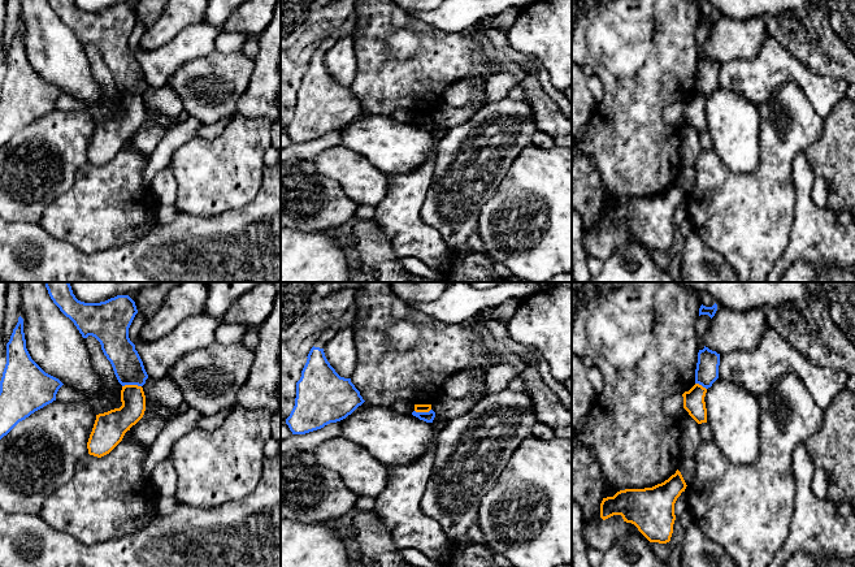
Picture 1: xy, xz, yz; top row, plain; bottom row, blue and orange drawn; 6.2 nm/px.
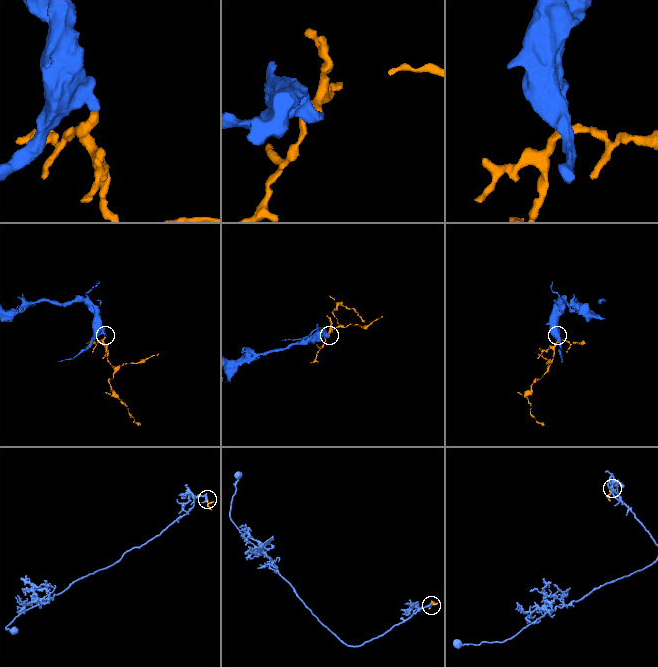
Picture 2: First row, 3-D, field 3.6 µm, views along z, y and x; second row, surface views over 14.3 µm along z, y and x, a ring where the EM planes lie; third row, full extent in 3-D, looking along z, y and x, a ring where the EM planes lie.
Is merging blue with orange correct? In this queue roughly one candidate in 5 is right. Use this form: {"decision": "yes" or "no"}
{"decision": "no"}

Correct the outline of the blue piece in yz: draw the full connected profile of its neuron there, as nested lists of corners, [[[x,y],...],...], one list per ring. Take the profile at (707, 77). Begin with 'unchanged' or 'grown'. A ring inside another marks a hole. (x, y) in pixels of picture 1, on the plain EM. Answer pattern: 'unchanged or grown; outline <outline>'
unchanged; outline [[[704,55],[698,61],[695,92],[708,98],[719,87],[720,62]]]

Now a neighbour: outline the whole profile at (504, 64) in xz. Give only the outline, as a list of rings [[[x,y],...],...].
[[[478,23],[472,25],[460,34],[476,40],[481,46],[483,53],[498,64],[496,69],[487,74],[477,74],[464,78],[463,81],[468,82],[470,86],[486,86],[487,79],[498,73],[512,73],[518,79],[525,74],[521,66],[512,61],[503,48],[495,47],[492,44],[491,39]]]

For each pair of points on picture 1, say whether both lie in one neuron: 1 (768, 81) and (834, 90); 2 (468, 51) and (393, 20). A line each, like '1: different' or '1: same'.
1: same
2: same

